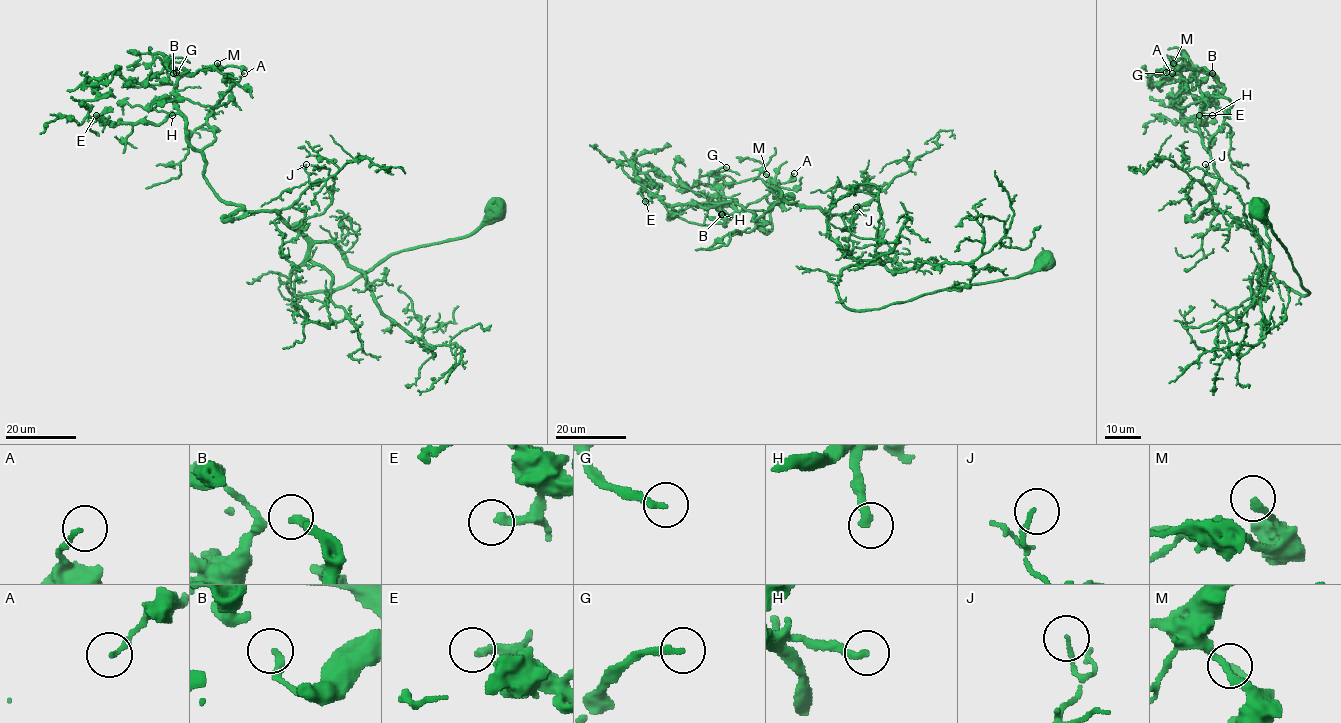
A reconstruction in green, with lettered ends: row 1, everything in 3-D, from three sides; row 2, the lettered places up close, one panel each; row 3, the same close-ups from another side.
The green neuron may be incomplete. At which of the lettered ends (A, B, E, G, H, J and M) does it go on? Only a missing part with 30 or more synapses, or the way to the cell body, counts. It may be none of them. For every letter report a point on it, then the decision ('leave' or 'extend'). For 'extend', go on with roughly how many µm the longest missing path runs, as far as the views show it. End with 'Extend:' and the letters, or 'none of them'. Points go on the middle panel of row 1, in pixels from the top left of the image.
A: place (794, 173); leave
B: place (722, 214); leave
E: place (645, 201); extend; missing 40 µm
G: place (726, 167); extend; missing 10 µm
H: place (721, 214); extend; missing 15 µm
J: place (856, 207); leave
M: place (766, 174); leave
Extend: E, G, H

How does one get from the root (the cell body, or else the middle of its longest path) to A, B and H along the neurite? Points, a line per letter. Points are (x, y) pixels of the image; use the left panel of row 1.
A: (496, 208), (293, 294), (307, 240), (275, 211), (231, 220), (242, 207), (173, 101), (188, 72), (244, 73)
B: (496, 208), (469, 234), (293, 294), (307, 240), (275, 211), (231, 220), (242, 207), (204, 176), (173, 73)
H: (496, 208), (469, 234), (293, 294), (307, 240), (275, 211), (231, 220), (242, 207), (215, 193), (172, 115)

